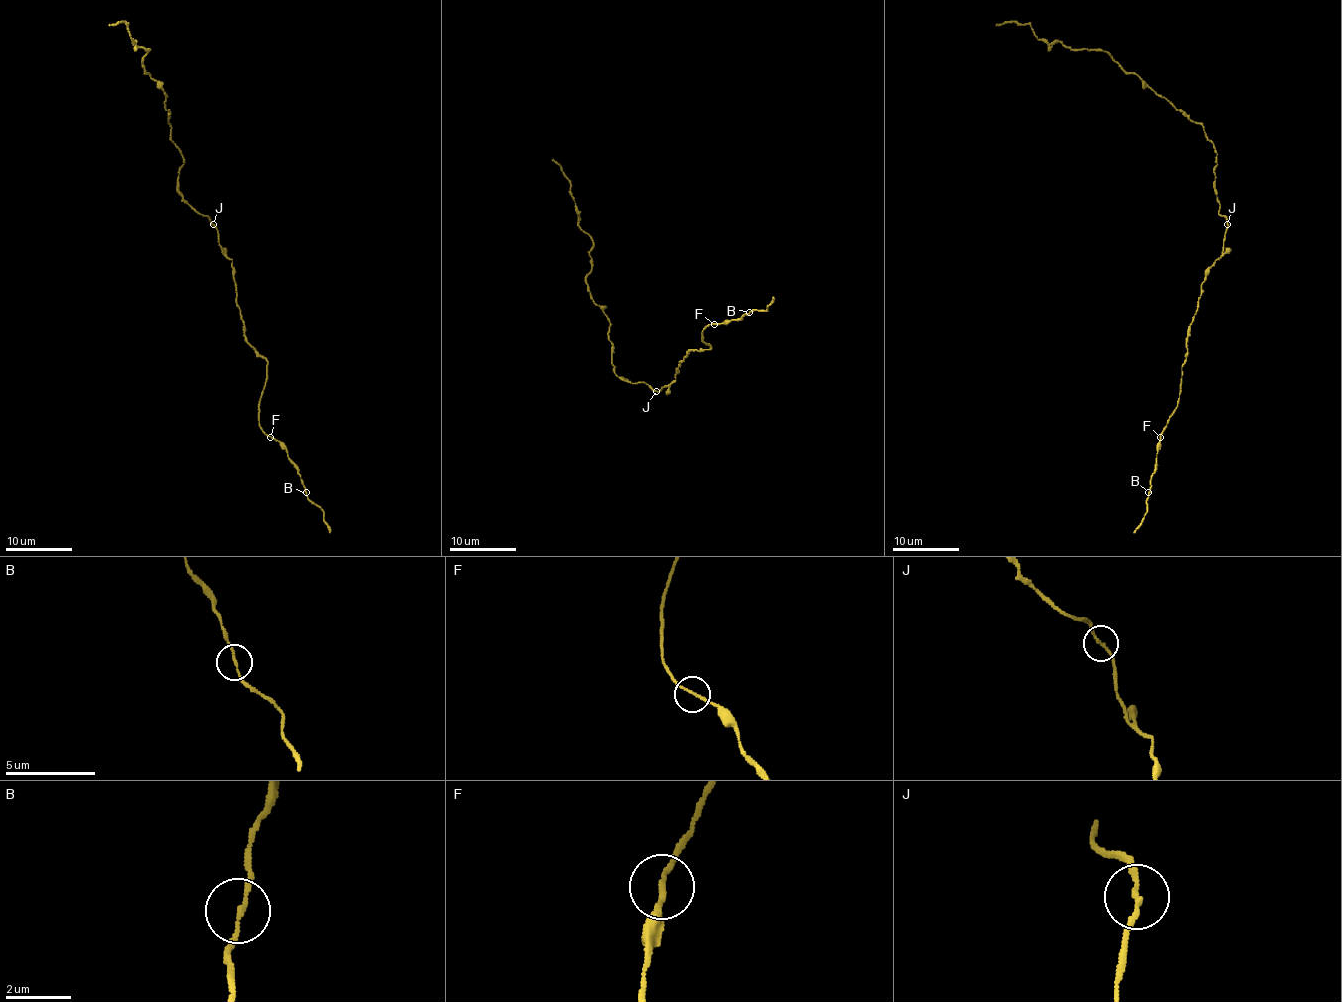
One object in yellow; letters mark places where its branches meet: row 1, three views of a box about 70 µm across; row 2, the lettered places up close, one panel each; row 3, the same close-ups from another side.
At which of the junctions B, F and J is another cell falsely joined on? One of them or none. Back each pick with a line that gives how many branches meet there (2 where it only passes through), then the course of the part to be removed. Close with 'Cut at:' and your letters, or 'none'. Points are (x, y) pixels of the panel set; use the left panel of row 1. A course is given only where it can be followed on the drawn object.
Cut at: none

